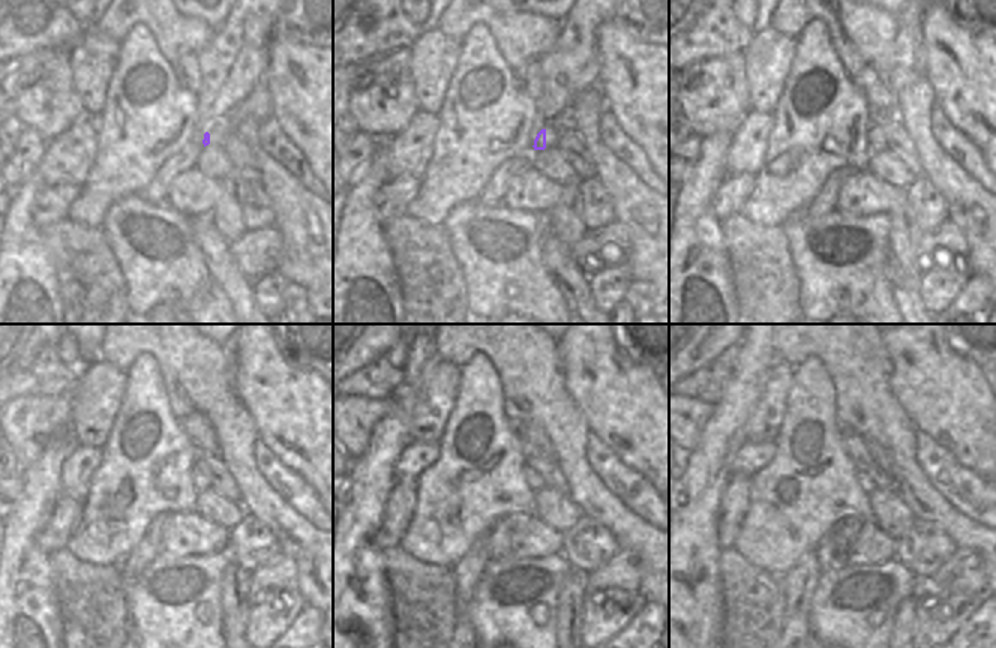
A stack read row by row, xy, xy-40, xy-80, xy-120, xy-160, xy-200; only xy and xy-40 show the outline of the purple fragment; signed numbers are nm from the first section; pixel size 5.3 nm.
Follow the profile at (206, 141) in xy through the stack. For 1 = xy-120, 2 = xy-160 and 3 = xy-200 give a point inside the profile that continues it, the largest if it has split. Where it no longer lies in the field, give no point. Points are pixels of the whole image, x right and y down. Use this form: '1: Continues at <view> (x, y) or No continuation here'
1: Continues at xy-120 (200, 479)
2: Continues at xy-160 (534, 482)
3: Continues at xy-200 (864, 480).

